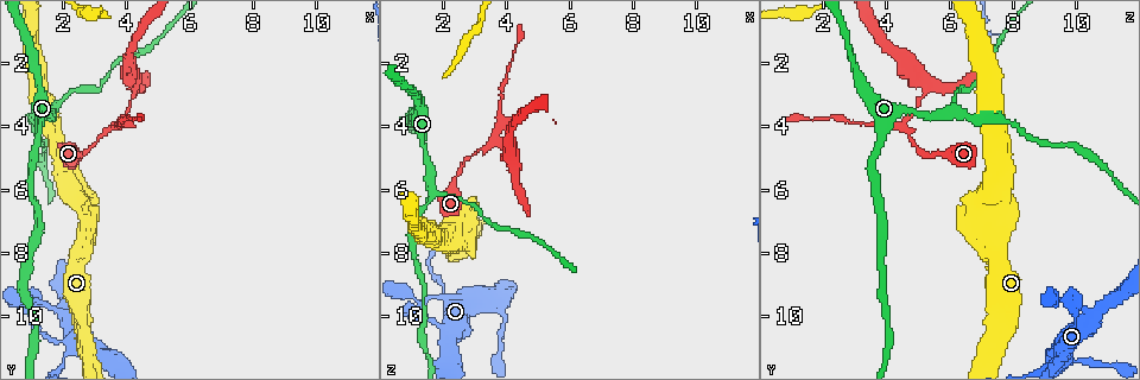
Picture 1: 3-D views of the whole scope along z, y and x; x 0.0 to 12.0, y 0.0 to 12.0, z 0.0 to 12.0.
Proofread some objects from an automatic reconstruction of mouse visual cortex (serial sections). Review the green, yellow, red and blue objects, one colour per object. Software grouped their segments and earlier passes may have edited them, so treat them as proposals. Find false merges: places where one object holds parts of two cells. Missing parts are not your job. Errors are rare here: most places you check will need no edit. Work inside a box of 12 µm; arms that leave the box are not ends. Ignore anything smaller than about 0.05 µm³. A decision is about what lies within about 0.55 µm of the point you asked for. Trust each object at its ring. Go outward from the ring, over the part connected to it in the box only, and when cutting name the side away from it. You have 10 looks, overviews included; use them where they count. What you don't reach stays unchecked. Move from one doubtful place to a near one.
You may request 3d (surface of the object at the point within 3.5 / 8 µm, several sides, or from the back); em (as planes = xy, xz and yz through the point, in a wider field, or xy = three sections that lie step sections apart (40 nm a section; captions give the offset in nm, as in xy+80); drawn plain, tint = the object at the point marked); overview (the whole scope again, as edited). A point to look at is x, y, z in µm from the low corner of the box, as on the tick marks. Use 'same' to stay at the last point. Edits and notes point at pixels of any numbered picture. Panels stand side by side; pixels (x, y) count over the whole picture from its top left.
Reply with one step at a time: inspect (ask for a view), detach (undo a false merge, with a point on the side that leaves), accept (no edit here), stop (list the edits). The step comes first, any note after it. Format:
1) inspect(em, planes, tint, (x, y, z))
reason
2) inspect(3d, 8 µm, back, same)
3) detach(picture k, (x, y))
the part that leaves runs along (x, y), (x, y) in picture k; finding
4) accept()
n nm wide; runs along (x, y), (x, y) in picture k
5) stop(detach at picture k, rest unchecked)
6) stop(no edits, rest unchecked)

inspect(3d, 3.5 µm, (1.3, 9.5, 9.9))

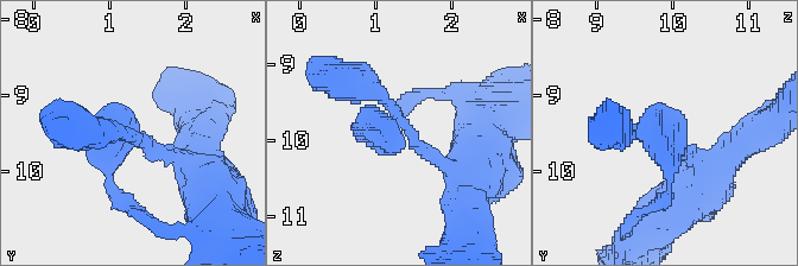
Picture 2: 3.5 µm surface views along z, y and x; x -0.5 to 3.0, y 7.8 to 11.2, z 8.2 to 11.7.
inspect(em, xy, step 3, tint, (1.30, 9.60, 9.90))

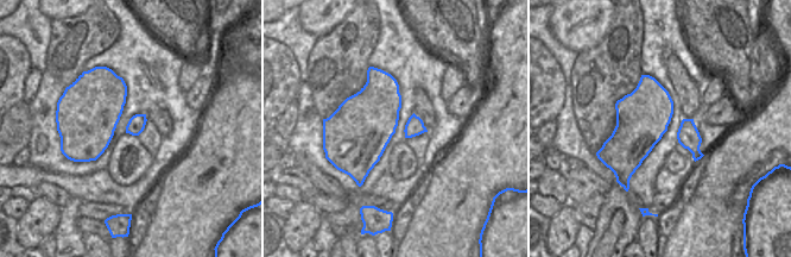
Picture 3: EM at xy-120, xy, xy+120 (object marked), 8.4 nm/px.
accept()
500 nm wide; runs along (189, 164), (112, 134), (105, 106) in picture 2; continuous, no second cell

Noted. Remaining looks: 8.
inspect(em, xy, step 1, tint, (1.6, 3.5, 6.0))
arms part here

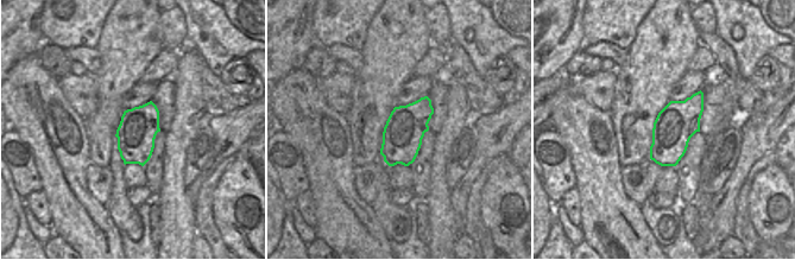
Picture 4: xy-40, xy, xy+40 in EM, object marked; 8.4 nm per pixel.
inspect(3d, 3.5 µm, same)

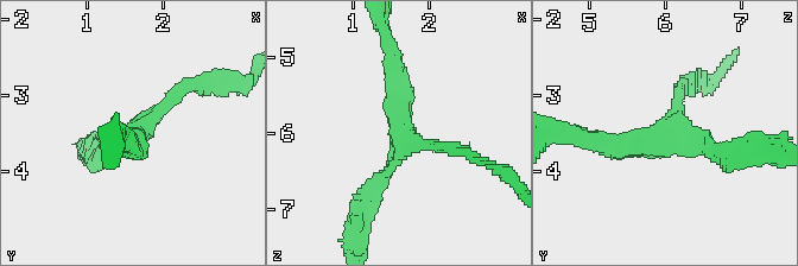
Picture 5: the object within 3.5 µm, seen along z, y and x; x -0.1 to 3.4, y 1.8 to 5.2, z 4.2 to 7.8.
accept()
runs along (392, 61), (403, 150), (366, 198) in picture 5; one cell here

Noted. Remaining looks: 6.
inspect(3d, 3.5 µm, (1.9, 5.3, 7.4))

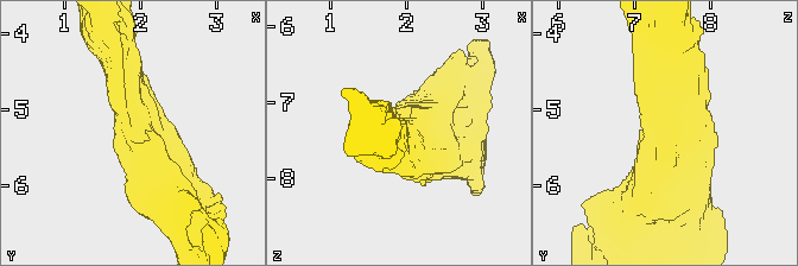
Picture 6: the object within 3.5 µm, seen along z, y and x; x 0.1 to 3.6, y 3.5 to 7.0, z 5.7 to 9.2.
inspect(em, xy, step 1, tint, (1.95, 5.30, 7.50))
shape alone is not enough

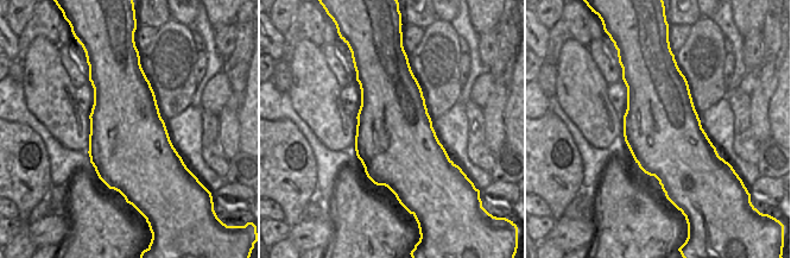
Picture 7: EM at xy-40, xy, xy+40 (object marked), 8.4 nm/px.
accept()
runs along (165, 195), (132, 126), (118, 52) in picture 6; one cell here

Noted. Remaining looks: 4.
inspect(3d, 3.5 µm, (3.8, 3.9, 3.3))
thick turns thin

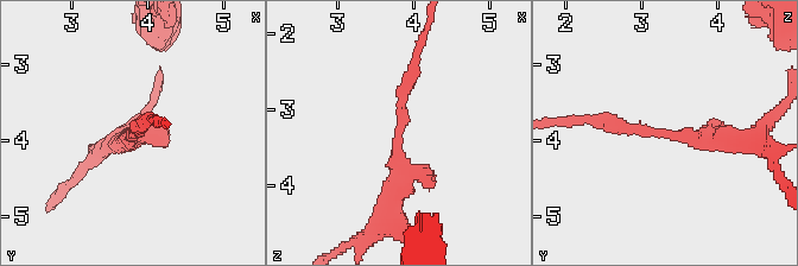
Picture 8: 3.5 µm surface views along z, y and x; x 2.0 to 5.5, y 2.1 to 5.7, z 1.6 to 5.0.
inspect(em, planes, tint, (3.80, 3.95, 3.30))
arms of 200, 250 nm

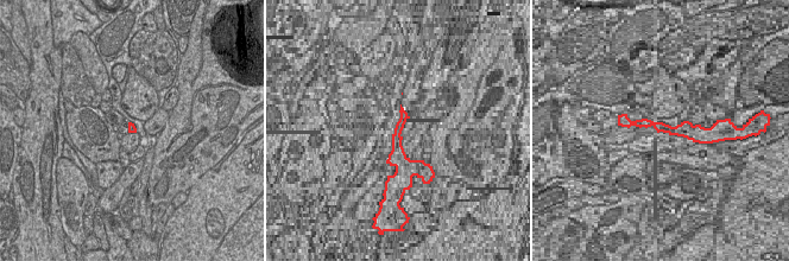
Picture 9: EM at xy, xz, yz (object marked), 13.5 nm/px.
accept()
100 nm wide; runs along (388, 209), (415, 65) in picture 8; continuous, no second cell

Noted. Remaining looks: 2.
stop(no edits, rest unchecked)

